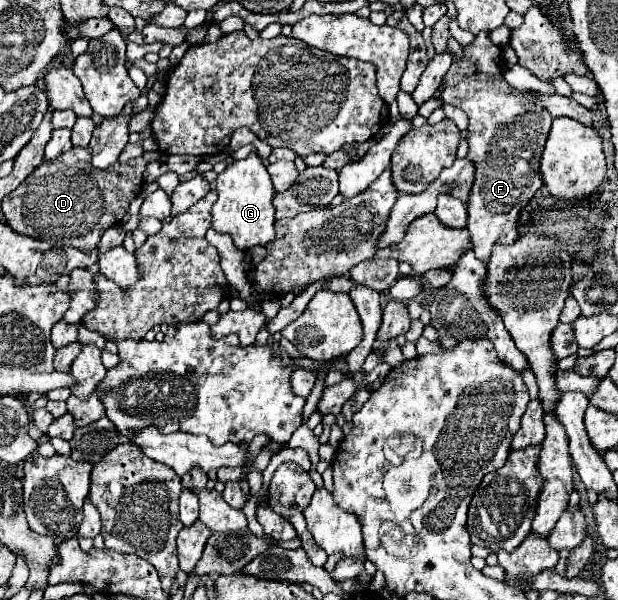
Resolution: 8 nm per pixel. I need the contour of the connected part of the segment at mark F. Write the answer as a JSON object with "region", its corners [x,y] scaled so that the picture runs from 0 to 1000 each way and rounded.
{"region":[[[772,57],[769,70],[752,80],[752,100],[736,103],[730,117],[717,130],[720,147],[714,153],[717,170],[746,180],[759,193],[756,210],[756,233],[759,233],[759,263],[769,270],[769,303],[759,330],[759,367],[756,383],[762,390],[765,420],[778,437],[794,430],[794,417],[801,407],[833,407],[837,400],[837,360],[846,343],[862,330],[862,323],[875,313],[879,300],[872,293],[872,260],[882,243],[882,230],[892,213],[892,190],[869,177],[850,153],[827,147],[814,133],[814,103],[811,103],[811,80],[801,77],[791,57]]]}

